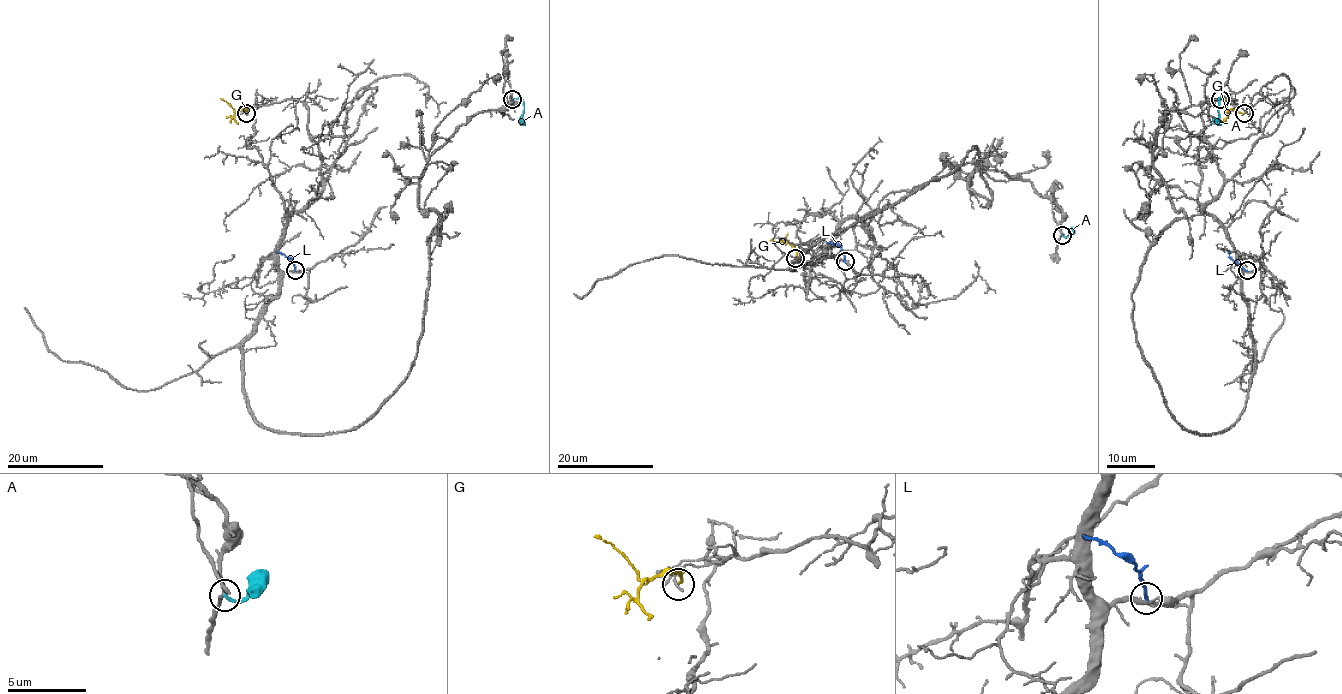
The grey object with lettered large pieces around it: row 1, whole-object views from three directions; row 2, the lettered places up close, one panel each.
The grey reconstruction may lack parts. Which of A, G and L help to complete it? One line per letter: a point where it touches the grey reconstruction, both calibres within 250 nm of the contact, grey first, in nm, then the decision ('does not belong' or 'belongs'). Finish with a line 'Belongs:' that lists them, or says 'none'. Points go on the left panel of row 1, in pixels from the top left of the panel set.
A: meets grey at (512, 99); 220 nm thick on the grey side, 180 nm on the other; does not belong
G: meets grey at (246, 113); 130 nm thick on the grey side, 160 nm on the other; does not belong
L: meets grey at (295, 270); 280 nm thick on the grey side, 200 nm on the other; does not belong
Belongs: none

